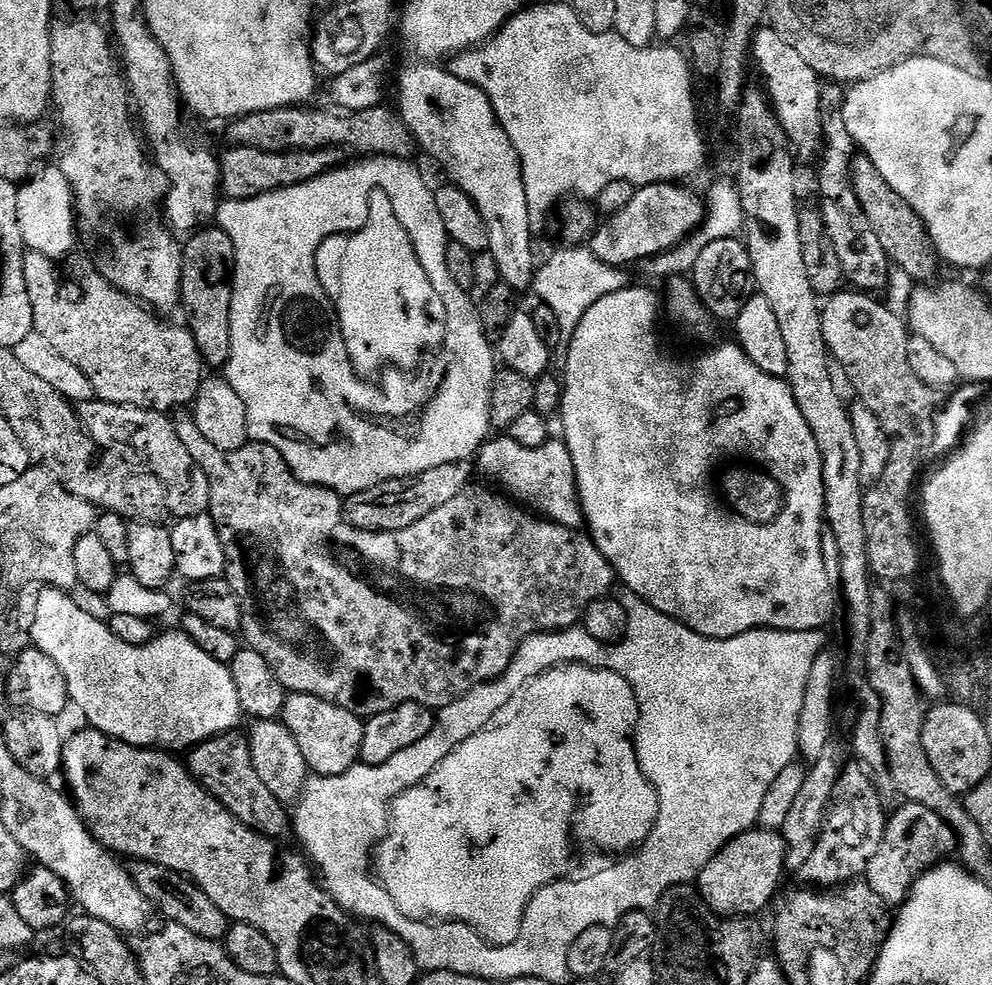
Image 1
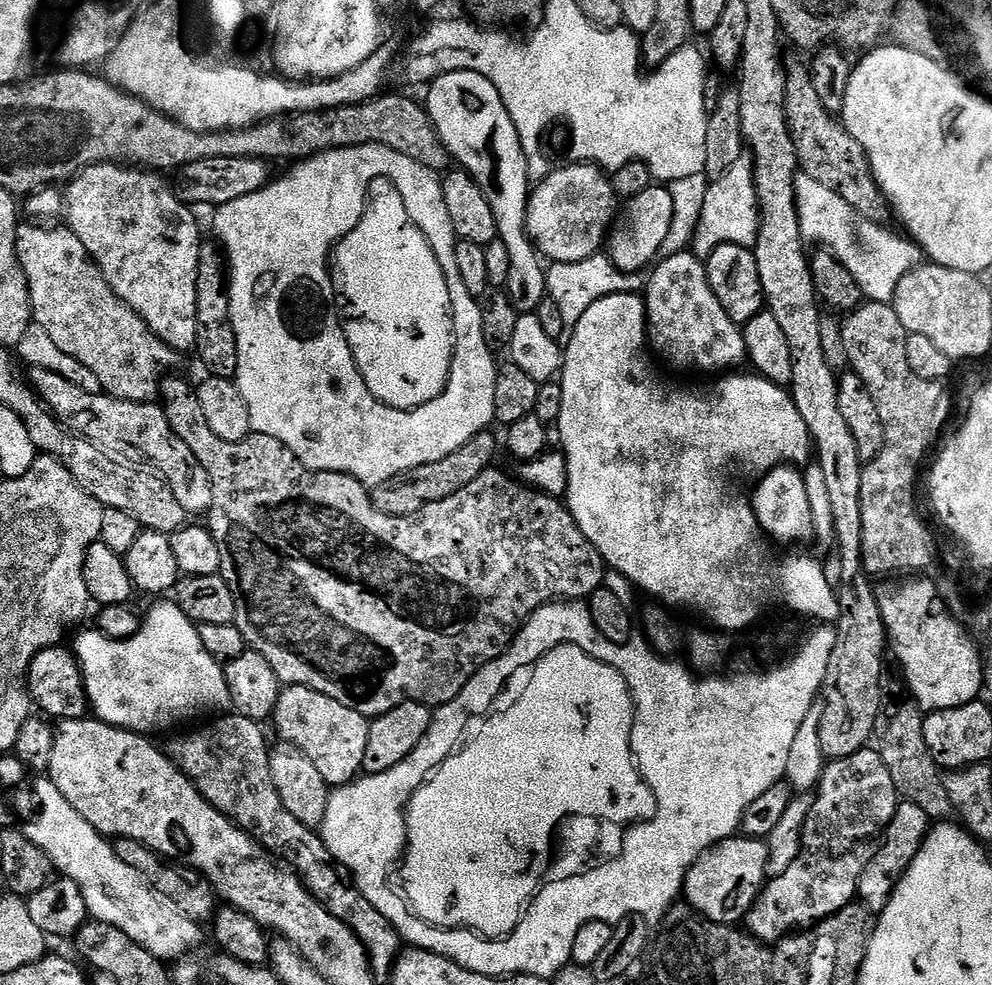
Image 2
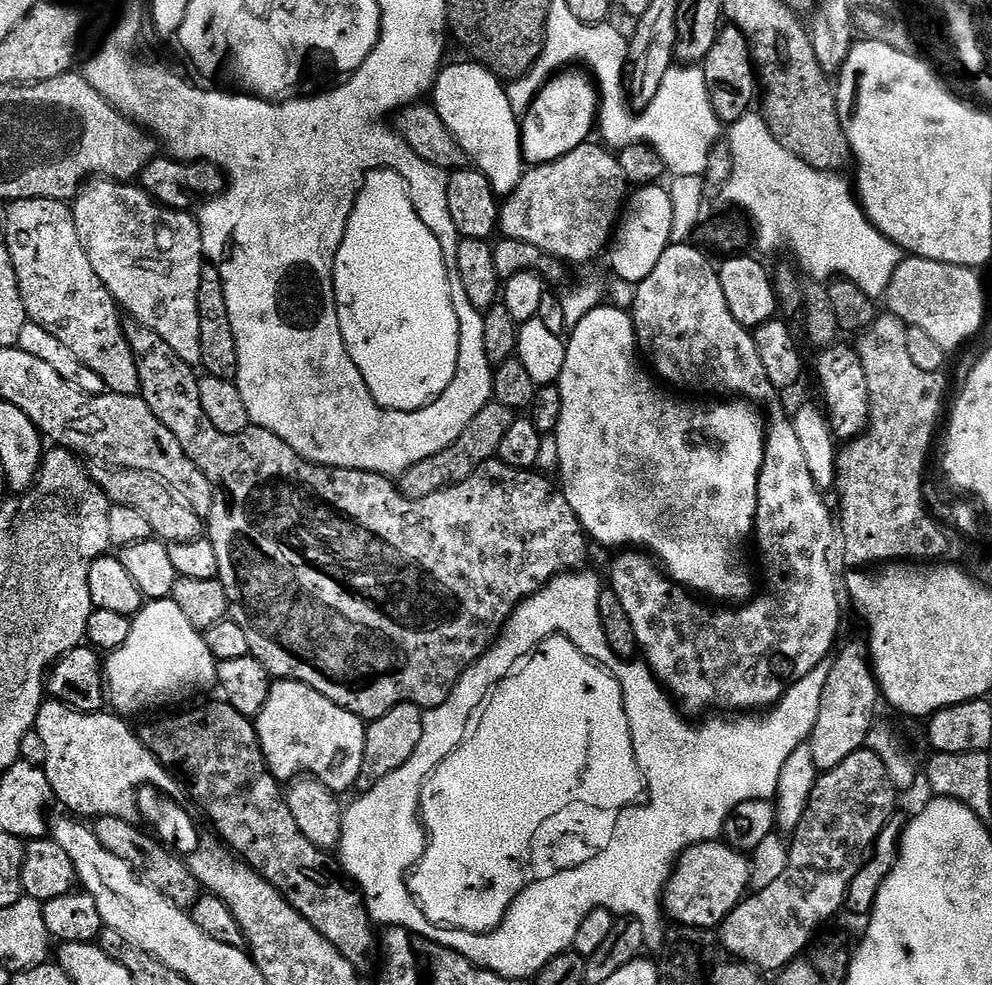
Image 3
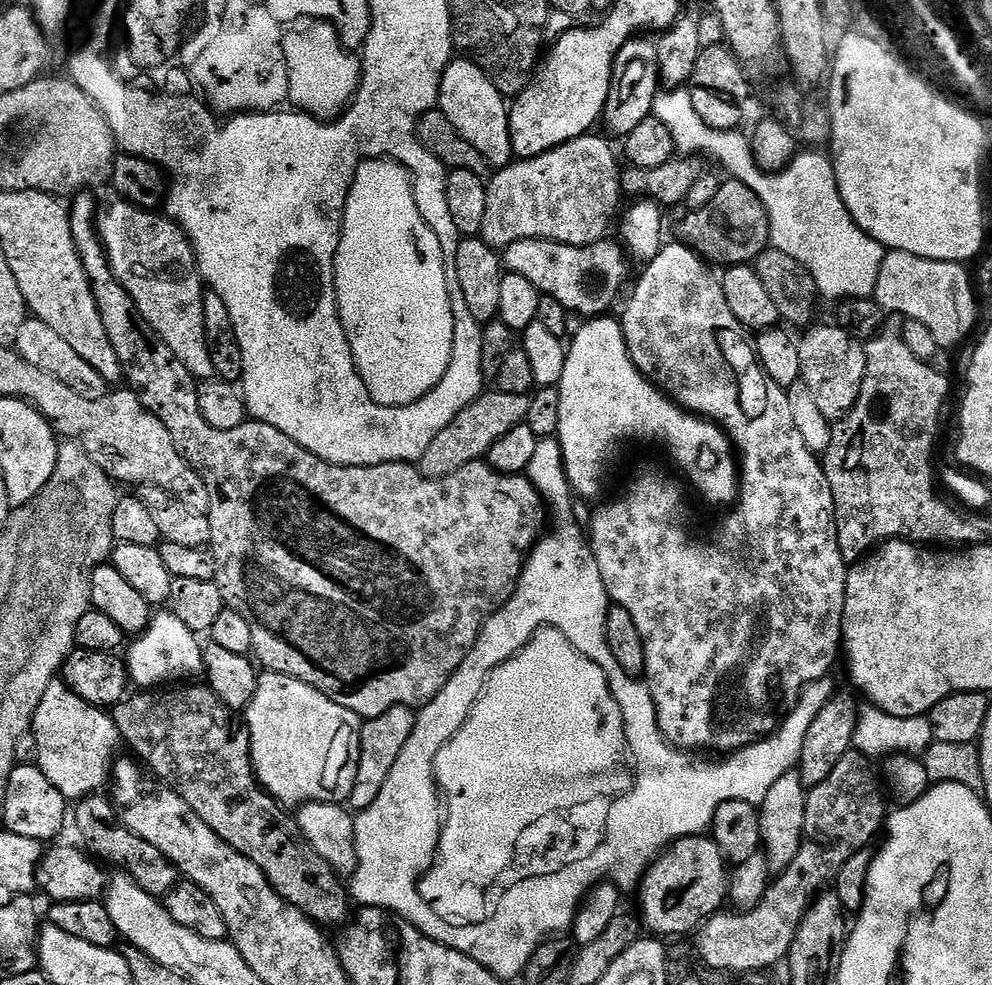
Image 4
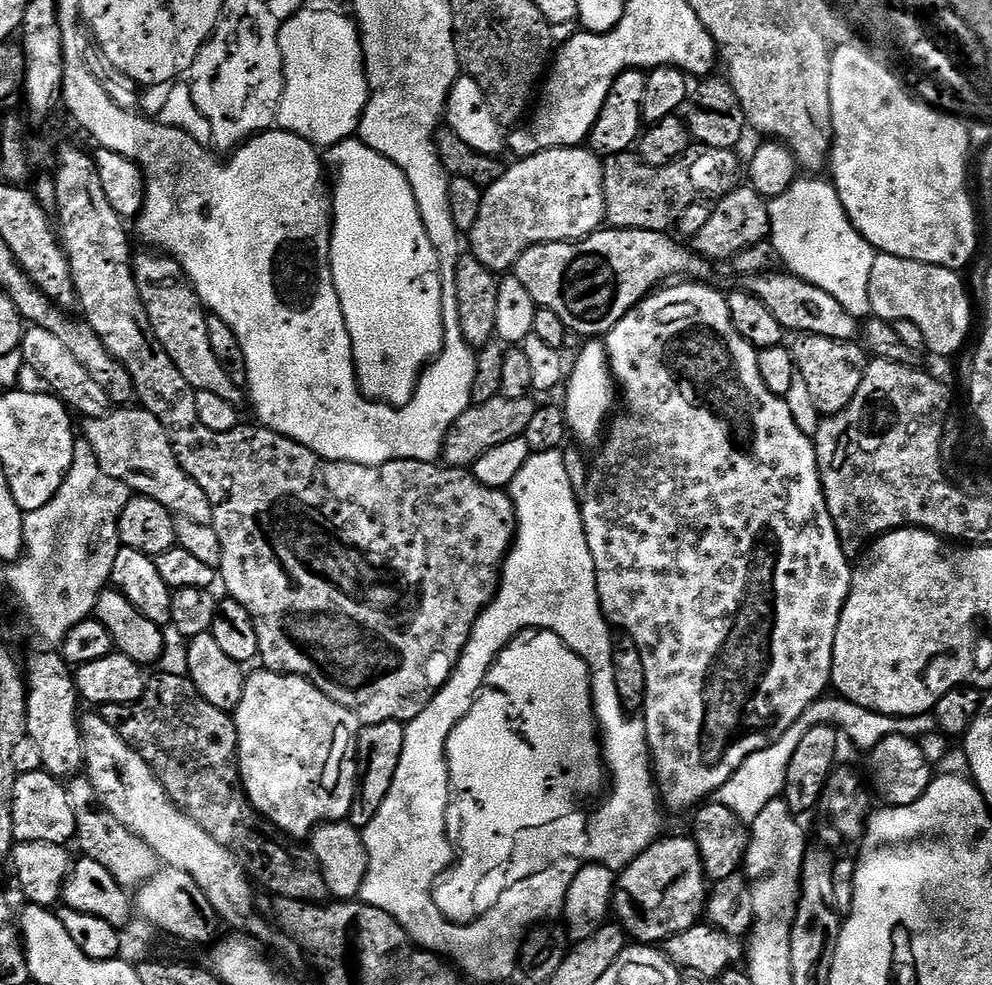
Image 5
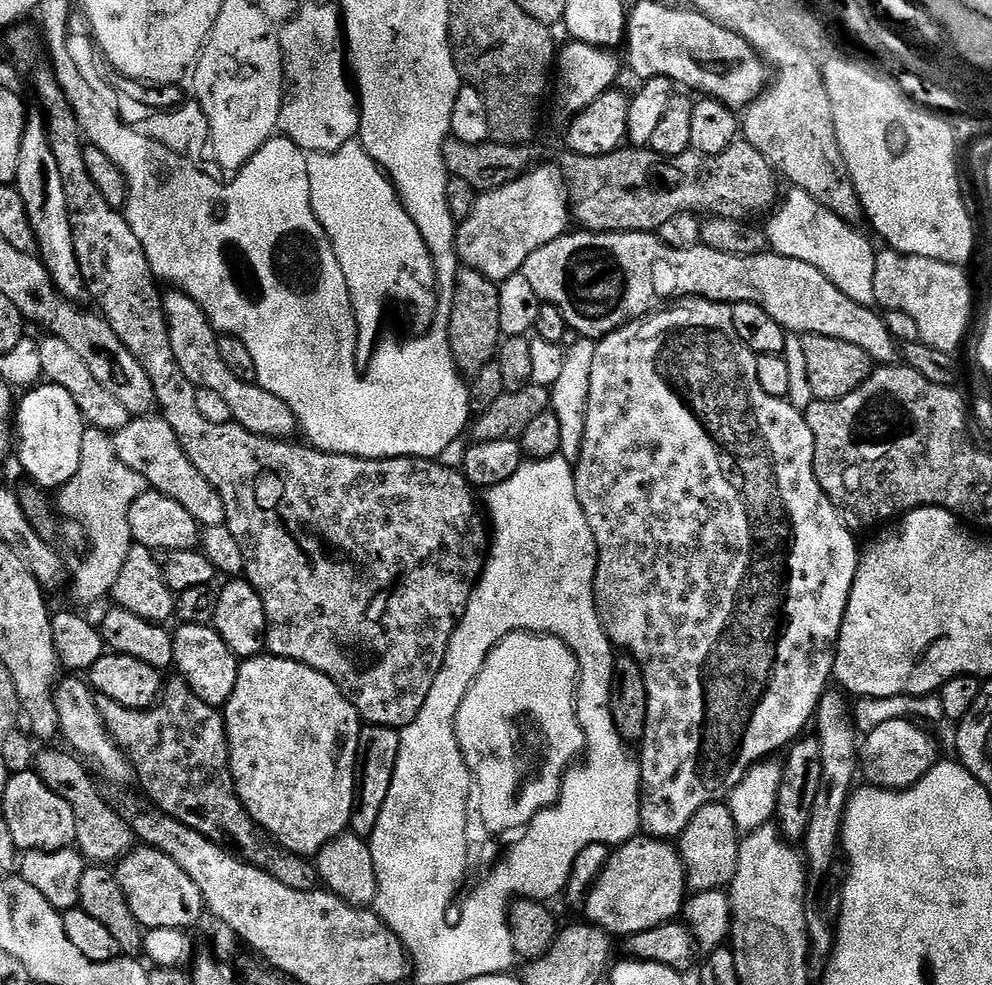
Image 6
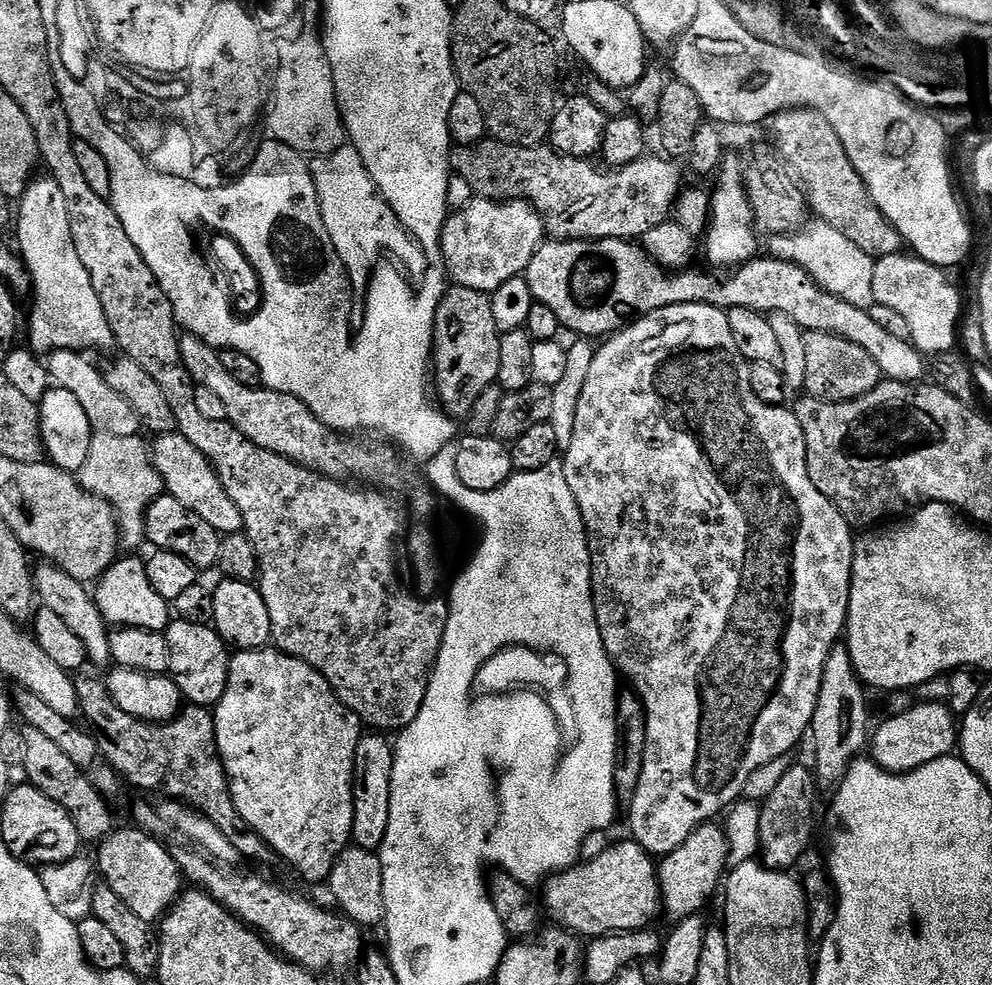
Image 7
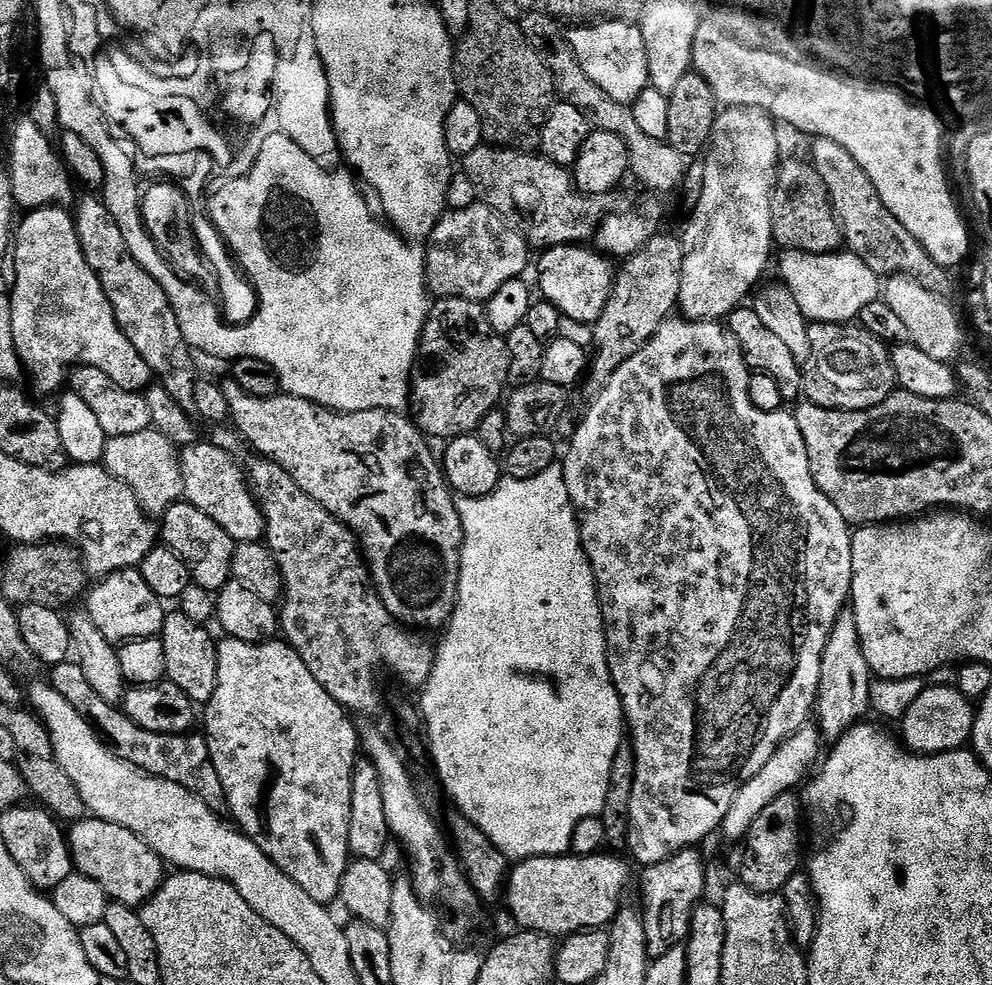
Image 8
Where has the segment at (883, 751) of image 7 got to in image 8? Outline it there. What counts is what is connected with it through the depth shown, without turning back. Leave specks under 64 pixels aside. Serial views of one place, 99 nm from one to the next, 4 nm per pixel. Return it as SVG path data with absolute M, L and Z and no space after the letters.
M926 686L917 701L900 721L901 741L911 753L919 755L940 755L959 751L969 743L972 734L975 709L955 687Z

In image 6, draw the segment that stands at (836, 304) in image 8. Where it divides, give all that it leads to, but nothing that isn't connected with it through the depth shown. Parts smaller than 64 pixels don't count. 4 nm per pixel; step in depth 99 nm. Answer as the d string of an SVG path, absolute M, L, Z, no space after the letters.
M792 188L789 193L789 196L785 200L783 197L775 211L767 217L767 220L769 219L768 224L766 223L768 248L780 256L798 258L798 262L810 262L810 266L814 266L814 270L822 270L822 274L826 274L826 278L830 278L830 282L834 282L834 286L838 286L838 290L842 290L846 298L854 298L854 302L865 306L875 305L874 270L876 269L877 249L872 249L871 242L856 229L859 227L838 218L838 214L826 210L826 206L822 206L822 202L806 194L806 190Z

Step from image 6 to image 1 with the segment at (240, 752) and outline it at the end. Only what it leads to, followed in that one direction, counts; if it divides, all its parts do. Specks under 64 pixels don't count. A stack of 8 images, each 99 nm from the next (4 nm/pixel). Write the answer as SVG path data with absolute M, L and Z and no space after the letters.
M301 692L291 693L284 701L282 722L298 738L302 758L306 758L309 769L318 776L337 776L346 774L360 758L364 720L350 710L342 710L329 700L323 700Z

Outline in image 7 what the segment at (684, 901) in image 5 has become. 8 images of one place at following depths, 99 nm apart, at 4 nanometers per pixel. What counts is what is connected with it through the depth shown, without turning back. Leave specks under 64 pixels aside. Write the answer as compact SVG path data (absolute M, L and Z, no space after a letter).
M625 838L621 844L613 843L606 851L602 854L598 854L598 858L593 860L585 860L577 863L575 866L565 868L563 872L557 872L555 876L547 877L543 881L542 889L544 888L544 900L542 896L542 908L545 913L548 912L553 916L555 923L561 928L566 928L570 932L576 933L581 938L595 938L597 936L611 936L617 932L633 932L639 928L647 928L653 923L652 919L657 915L658 917L662 912L662 901L660 899L660 878L658 875L658 864L657 861L650 855L650 853L644 849L643 846L636 843L631 838Z

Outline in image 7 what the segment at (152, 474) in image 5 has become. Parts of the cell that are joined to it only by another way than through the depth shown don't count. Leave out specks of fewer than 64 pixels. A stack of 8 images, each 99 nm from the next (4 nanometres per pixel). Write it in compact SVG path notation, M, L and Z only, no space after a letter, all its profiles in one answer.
M175 431L169 432L167 436L156 436L150 451L152 462L164 480L164 491L167 495L178 498L178 502L182 502L186 510L198 514L198 518L205 522L210 522L210 526L214 526L218 533L227 534L243 529L244 523L238 506L232 501L230 494L226 494L212 463L205 458L202 450L198 450L198 446L190 446L190 442L186 442L186 438L179 431Z

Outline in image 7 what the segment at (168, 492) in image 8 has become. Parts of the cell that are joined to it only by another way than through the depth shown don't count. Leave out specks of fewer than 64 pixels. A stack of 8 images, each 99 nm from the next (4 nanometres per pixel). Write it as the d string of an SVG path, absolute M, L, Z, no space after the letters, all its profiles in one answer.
M95 433L90 442L90 454L86 454L86 462L78 473L80 484L98 498L107 502L116 511L116 524L120 527L120 543L125 549L140 550L136 548L145 547L146 537L144 527L146 526L146 514L148 507L154 503L158 497L165 495L164 480L158 474L155 464L152 462L149 441L144 441L140 436L130 438L117 438L114 434Z

